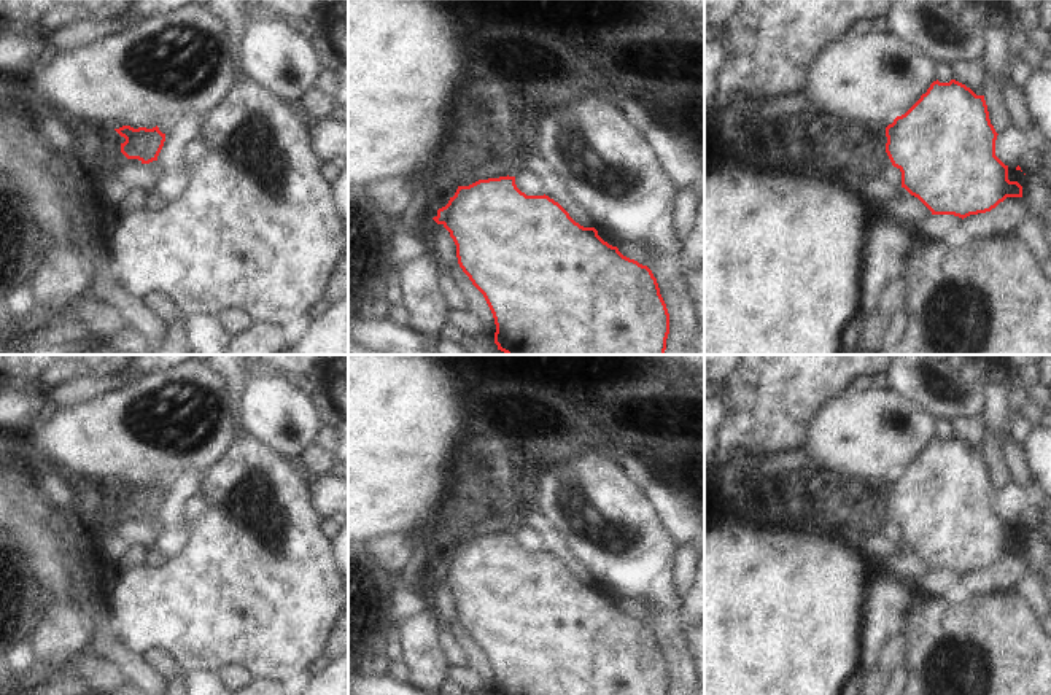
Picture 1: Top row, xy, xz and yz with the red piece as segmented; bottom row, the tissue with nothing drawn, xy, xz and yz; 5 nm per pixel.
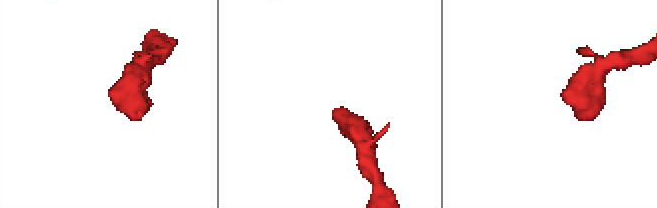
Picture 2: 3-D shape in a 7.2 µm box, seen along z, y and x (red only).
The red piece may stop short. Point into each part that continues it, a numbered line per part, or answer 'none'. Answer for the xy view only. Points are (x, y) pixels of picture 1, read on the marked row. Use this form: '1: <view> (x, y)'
none

